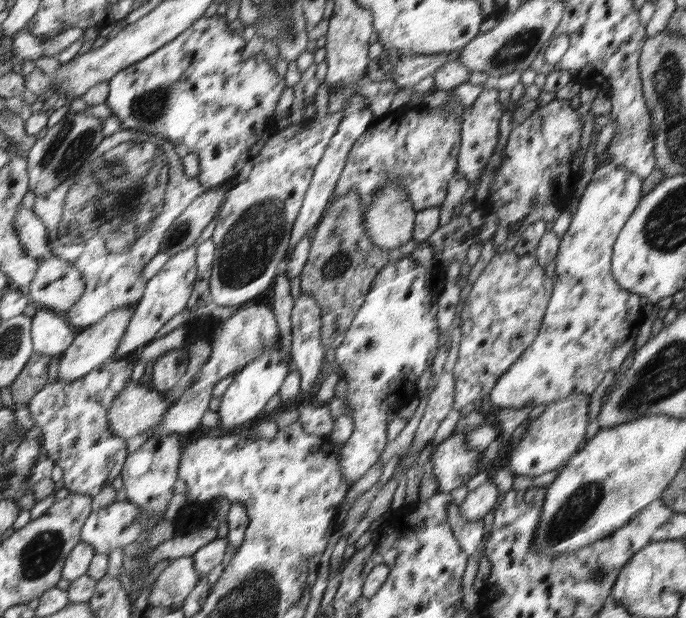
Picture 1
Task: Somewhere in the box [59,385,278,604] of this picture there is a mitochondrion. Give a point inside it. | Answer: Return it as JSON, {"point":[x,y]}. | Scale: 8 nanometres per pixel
{"point":[125,525]}

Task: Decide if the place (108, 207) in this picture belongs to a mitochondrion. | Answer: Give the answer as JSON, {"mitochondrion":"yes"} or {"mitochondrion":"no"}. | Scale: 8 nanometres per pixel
{"mitochondrion":"yes"}

